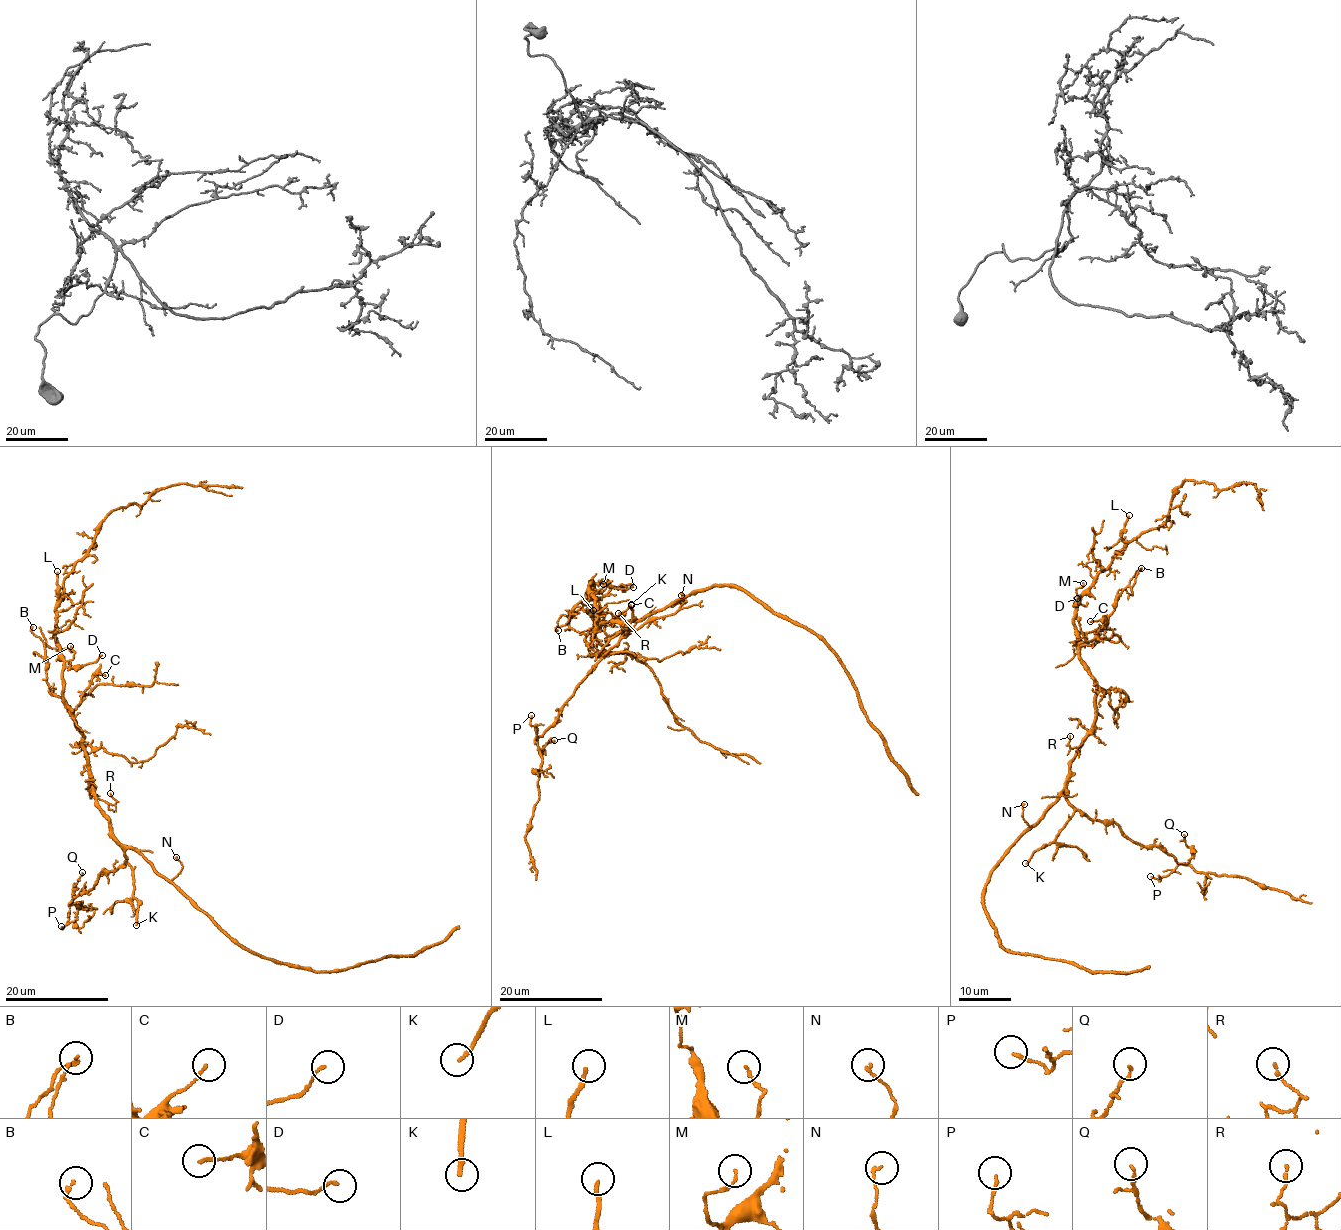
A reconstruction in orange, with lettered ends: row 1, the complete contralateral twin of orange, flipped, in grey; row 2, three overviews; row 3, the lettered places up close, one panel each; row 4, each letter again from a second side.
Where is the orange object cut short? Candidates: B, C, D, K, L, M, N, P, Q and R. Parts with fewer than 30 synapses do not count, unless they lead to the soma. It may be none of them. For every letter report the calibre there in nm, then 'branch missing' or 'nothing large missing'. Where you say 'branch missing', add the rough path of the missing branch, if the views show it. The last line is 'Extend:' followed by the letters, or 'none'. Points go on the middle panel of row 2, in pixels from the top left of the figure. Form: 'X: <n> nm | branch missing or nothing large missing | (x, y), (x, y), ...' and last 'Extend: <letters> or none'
B: 160 nm | nothing large missing
C: 120 nm | nothing large missing
D: 110 nm | nothing large missing
K: 180 nm | branch missing | (631, 604), (619, 569), (605, 556), (579, 548), (528, 556), (507, 571), (495, 561)
L: 170 nm | nothing large missing
M: 110 nm | nothing large missing
N: 110 nm | nothing large missing
P: 120 nm | nothing large missing
Q: 110 nm | nothing large missing
R: 120 nm | nothing large missing
Extend: K

